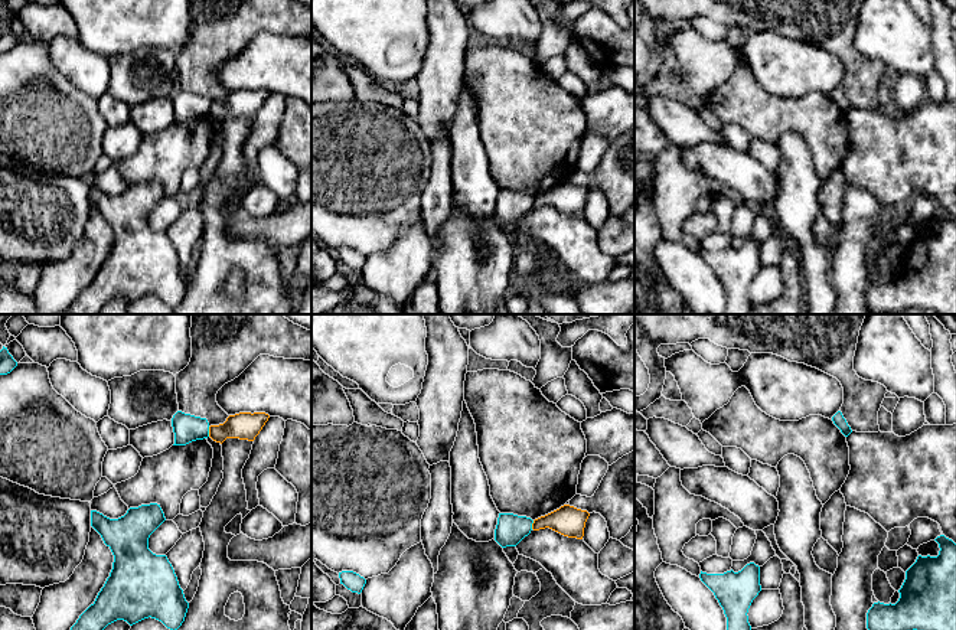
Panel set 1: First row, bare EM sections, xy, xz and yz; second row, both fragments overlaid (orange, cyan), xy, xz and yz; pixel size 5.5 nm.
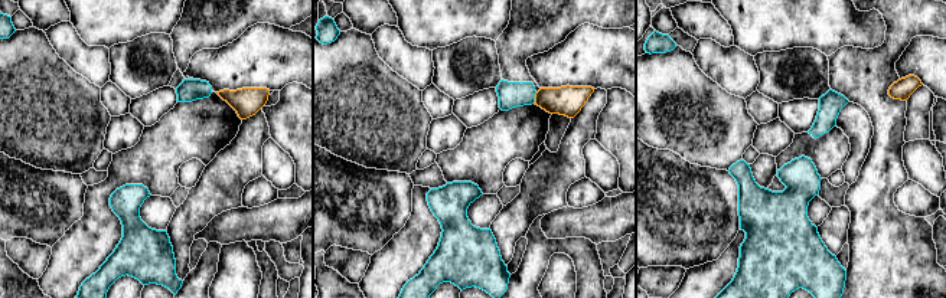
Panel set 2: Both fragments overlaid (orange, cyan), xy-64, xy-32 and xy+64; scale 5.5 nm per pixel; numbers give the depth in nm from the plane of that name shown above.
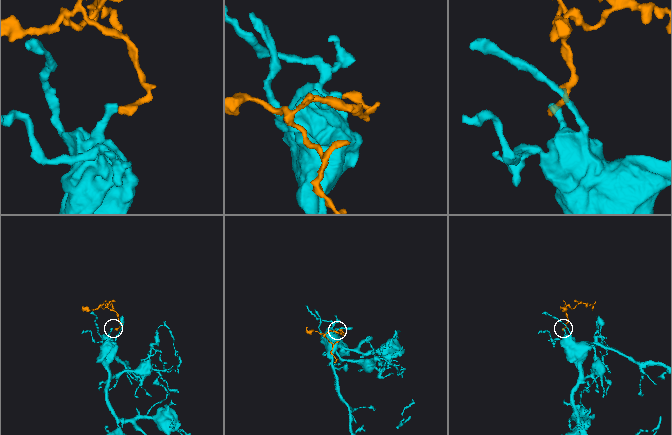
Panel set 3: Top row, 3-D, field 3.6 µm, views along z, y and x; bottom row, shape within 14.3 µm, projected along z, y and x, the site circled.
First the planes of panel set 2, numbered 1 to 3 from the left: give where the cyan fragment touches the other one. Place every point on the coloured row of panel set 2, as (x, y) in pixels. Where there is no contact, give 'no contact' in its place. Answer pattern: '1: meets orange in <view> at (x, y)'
1: no contact
2: meets orange in xy-32 at (535, 97)
3: no contact

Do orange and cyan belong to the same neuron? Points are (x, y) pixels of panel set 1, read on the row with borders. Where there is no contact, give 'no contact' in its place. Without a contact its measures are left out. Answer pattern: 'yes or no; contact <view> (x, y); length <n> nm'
no; contact xy (209, 431); length 60 nm

